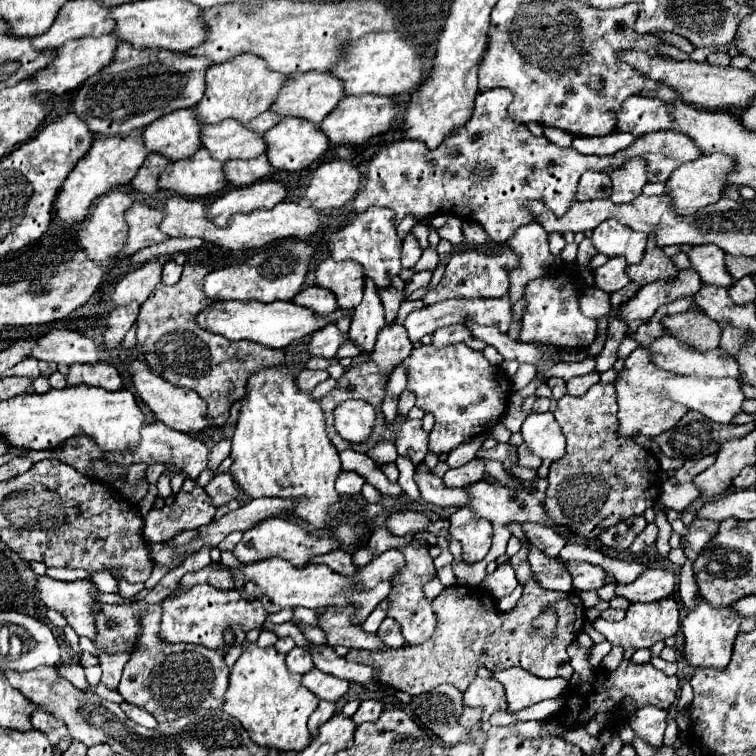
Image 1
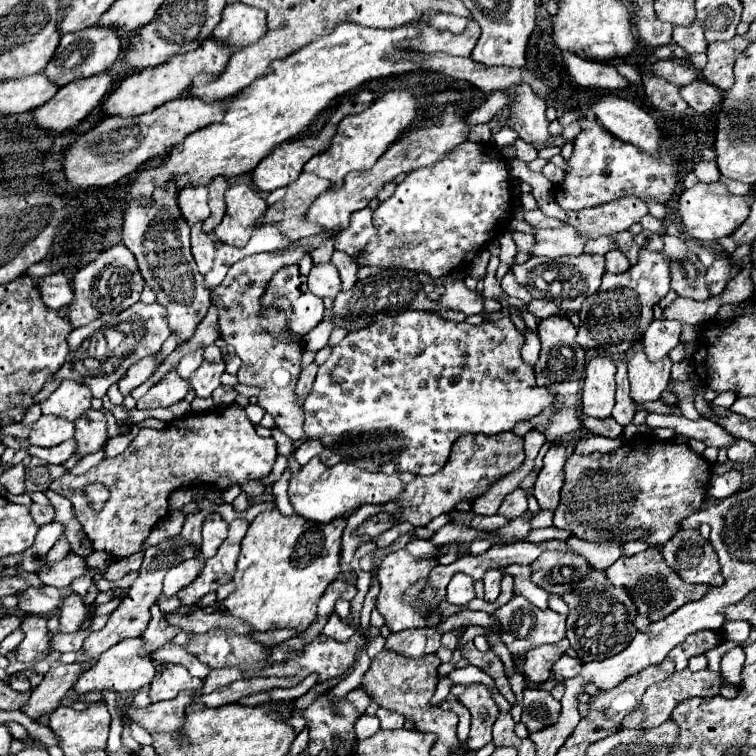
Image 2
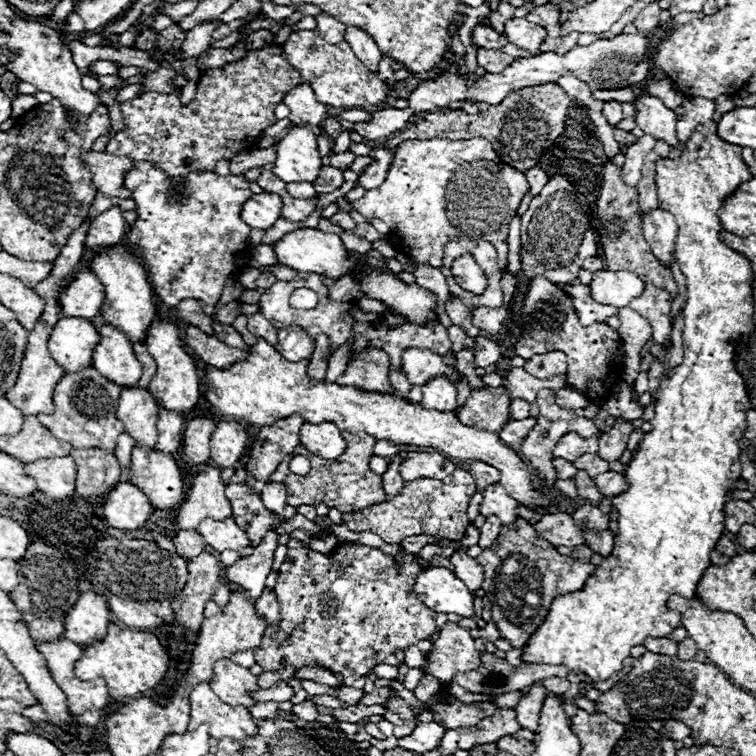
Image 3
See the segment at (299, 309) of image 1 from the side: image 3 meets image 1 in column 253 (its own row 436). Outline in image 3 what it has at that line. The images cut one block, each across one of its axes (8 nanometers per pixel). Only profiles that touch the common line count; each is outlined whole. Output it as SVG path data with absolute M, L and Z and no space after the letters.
M304 422L300 426L300 442L312 454L324 460L334 460L346 450L346 442L334 422L322 422L322 424Z

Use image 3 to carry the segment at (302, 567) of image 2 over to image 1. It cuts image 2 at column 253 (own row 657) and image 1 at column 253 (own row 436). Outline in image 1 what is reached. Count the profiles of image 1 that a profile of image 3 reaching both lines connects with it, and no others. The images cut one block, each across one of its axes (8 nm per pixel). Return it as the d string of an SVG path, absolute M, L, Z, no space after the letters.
M246 644L244 652L230 670L230 684L226 690L222 710L244 726L250 738L258 746L276 748L282 752L300 752L310 742L310 732L306 722L318 706L318 698L302 686L302 676L286 668L284 654L274 646L260 648L256 644Z

